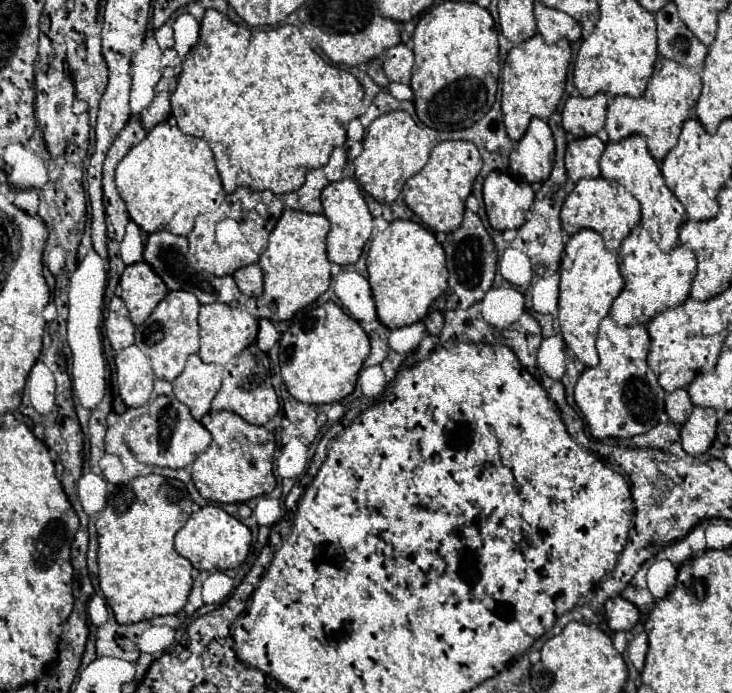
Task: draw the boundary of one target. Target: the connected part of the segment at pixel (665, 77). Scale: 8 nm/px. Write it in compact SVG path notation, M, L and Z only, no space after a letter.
M660 57L654 65L654 75L642 97L614 95L608 99L608 113L606 113L604 129L612 141L628 133L644 135L650 153L656 159L662 159L674 147L674 139L678 139L680 127L684 125L684 121L694 115L694 103L698 101L700 93L702 93L700 69L684 67L672 59Z

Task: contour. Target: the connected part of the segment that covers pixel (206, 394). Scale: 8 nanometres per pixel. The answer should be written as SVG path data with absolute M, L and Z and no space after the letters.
M190 355L184 371L172 381L174 397L182 401L196 421L210 411L210 403L220 389L222 369L204 363L198 355Z

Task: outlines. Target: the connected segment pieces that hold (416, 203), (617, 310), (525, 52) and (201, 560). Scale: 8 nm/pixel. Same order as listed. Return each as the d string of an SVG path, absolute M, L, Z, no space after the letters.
M448 139L432 147L430 161L422 171L412 175L403 187L404 202L413 213L426 223L432 231L450 233L461 225L466 209L466 195L476 181L476 175L482 167L480 151L472 141L466 139Z
M638 223L620 243L618 261L624 277L624 287L612 303L610 315L618 325L648 323L648 319L668 307L682 303L690 295L690 283L696 275L696 255L684 243L676 243L668 251L660 249L650 231Z
M534 33L528 39L516 43L506 53L506 63L502 69L501 111L504 113L506 131L514 141L520 139L522 131L528 127L532 117L548 119L552 115L564 94L571 60L572 51L568 39L560 39L548 45L540 33Z
M206 505L196 509L174 537L174 549L182 557L186 557L196 569L206 569L206 571L236 567L246 557L248 543L250 543L248 527L236 517L228 515L218 505Z

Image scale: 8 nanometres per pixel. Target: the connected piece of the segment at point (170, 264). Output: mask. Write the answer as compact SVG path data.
M156 231L156 233L150 233L146 243L144 243L144 251L142 251L142 259L144 263L148 263L154 273L164 281L164 285L170 289L170 291L176 291L176 289L184 289L184 291L190 291L198 297L198 301L204 305L204 303L212 303L212 301L222 301L222 303L232 303L238 299L240 295L240 289L234 281L232 275L224 275L224 277L216 277L216 275L210 275L206 273L196 257L188 251L188 239L182 237L182 235L174 235L170 231Z

